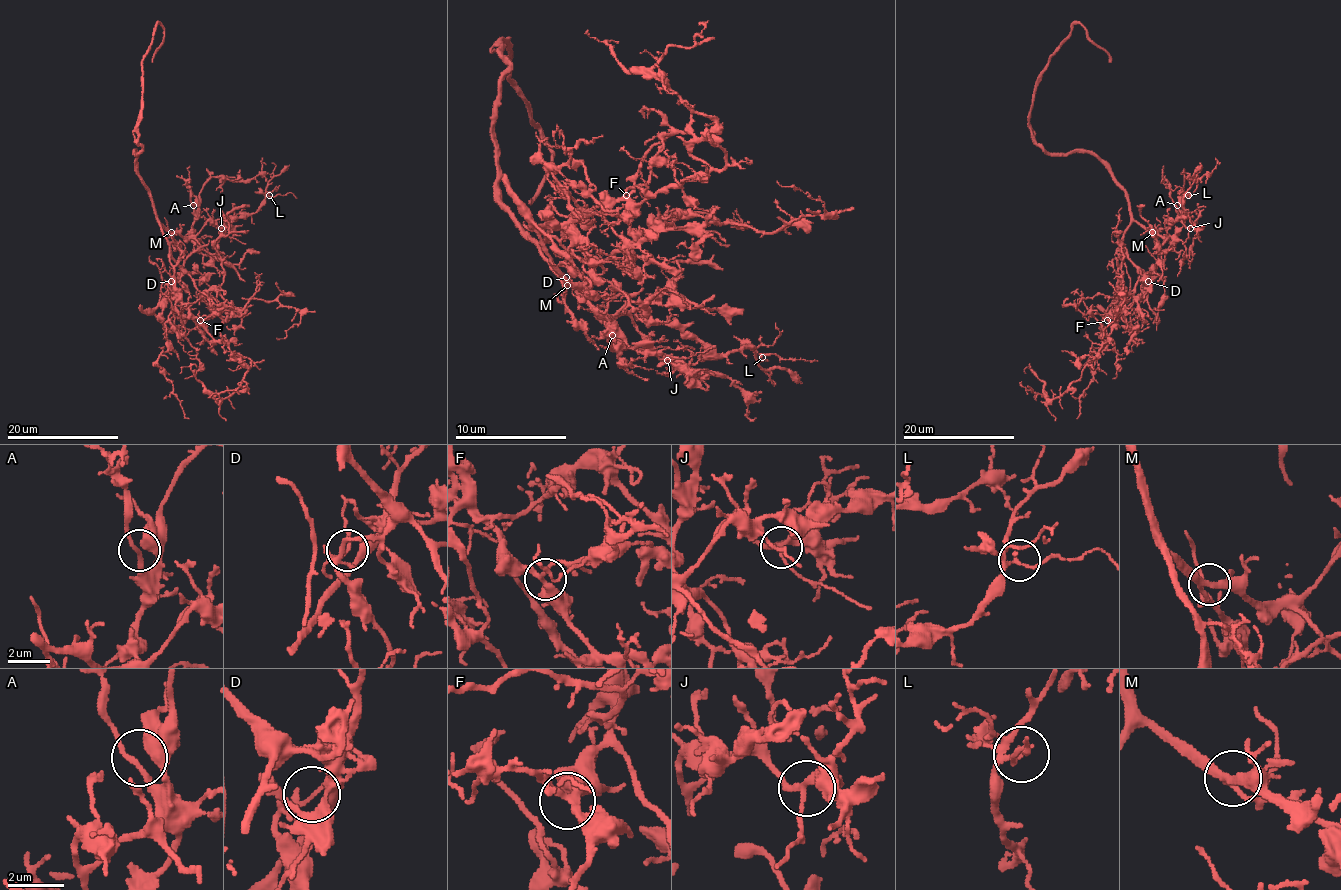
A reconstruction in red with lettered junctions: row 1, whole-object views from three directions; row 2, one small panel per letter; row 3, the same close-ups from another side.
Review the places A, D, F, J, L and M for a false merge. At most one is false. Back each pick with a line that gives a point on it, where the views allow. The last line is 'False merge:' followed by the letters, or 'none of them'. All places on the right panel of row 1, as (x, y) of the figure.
D: Place: (1148, 281)
False merge: D

